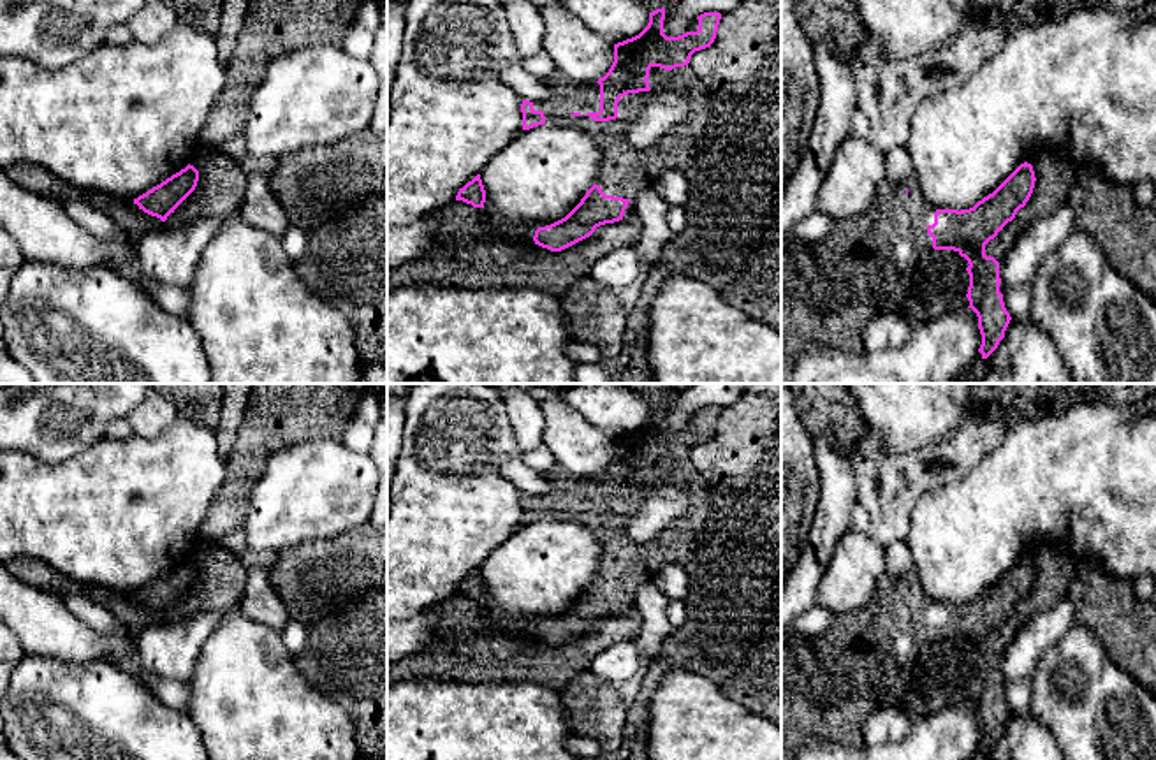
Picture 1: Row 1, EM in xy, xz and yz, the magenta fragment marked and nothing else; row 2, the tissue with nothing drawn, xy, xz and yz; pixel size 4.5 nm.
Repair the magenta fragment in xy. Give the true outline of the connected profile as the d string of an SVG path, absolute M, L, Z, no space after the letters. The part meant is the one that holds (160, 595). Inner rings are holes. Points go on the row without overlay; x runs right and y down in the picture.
M188 558L179 566L134 593L134 598L144 607L165 616L167 610L195 584L197 575L199 565Z

